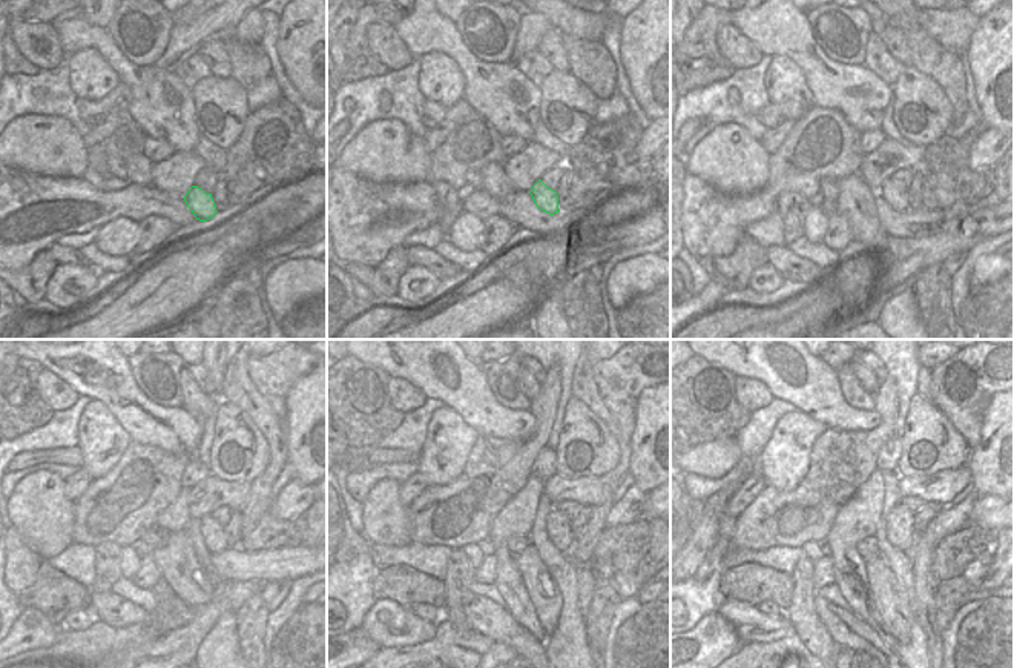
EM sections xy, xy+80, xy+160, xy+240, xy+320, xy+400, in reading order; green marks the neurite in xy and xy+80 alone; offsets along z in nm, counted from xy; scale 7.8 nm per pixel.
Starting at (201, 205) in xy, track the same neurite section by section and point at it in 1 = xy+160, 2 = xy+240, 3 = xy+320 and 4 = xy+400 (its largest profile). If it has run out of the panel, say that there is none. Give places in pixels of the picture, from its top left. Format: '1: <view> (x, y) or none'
1: xy+160 (893, 191)
2: xy+240 (212, 532)
3: xy+320 (559, 527)
4: xy+400 (899, 529)

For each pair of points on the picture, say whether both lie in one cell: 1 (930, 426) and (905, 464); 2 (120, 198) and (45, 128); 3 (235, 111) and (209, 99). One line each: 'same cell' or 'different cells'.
1: same cell
2: different cells
3: same cell

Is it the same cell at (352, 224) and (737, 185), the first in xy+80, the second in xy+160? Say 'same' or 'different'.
different

